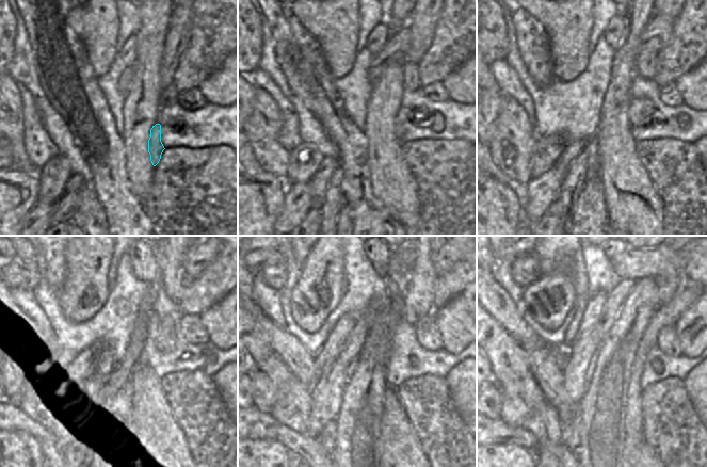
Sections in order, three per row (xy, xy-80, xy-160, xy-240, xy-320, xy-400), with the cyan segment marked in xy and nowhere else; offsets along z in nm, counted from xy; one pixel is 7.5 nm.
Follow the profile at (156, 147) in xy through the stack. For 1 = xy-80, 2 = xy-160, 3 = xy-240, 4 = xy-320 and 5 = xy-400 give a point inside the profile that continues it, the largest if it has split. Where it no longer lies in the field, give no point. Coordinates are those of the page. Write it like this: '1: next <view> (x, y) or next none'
1: next xy-80 (403, 116)
2: next xy-160 (639, 109)
3: next xy-240 (164, 341)
4: next xy-320 (418, 301)
5: next xy-400 (669, 282)

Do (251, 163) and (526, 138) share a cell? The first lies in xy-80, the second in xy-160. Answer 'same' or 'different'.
different

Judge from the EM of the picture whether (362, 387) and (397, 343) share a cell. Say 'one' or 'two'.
two

